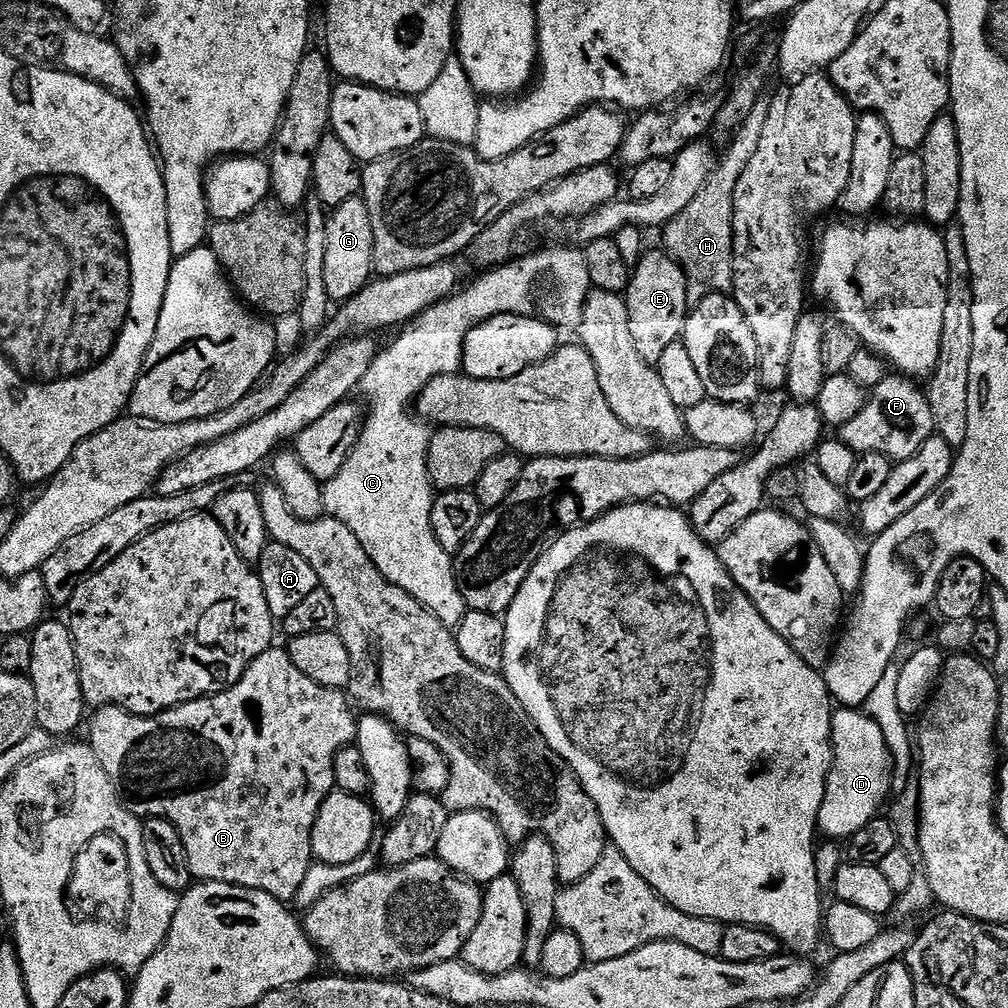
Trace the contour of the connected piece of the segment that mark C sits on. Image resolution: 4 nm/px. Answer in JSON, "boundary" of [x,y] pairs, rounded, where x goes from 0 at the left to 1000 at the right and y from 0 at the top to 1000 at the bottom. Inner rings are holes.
{"boundary":[[[574,245],[540,246],[529,254],[509,257],[476,272],[465,286],[457,285],[451,292],[427,304],[413,316],[406,317],[396,326],[397,334],[382,349],[381,346],[374,348],[355,386],[356,392],[361,392],[360,400],[363,402],[361,425],[339,466],[335,466],[335,470],[321,480],[322,509],[347,522],[347,526],[351,526],[351,534],[359,538],[363,550],[367,550],[371,562],[375,562],[379,570],[391,581],[403,585],[403,589],[430,607],[446,625],[452,624],[458,617],[462,600],[454,585],[449,553],[438,542],[429,525],[431,481],[425,473],[425,443],[430,426],[411,411],[409,404],[416,389],[432,373],[450,373],[457,368],[458,343],[462,339],[462,331],[466,331],[471,321],[499,310],[528,312],[533,309],[532,277],[536,277],[541,286],[534,307],[536,316],[549,323],[574,322],[579,300],[584,290],[588,289],[585,268]]]}

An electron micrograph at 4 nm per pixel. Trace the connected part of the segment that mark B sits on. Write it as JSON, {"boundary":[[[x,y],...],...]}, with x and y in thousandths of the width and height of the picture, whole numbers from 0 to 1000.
{"boundary":[[[271,641],[265,643],[256,653],[250,655],[250,660],[242,667],[242,672],[233,679],[230,683],[226,683],[222,687],[217,687],[215,690],[203,690],[200,694],[189,694],[187,698],[178,698],[176,702],[166,702],[164,706],[158,706],[156,710],[134,710],[120,702],[96,702],[90,707],[89,717],[86,719],[87,730],[85,730],[86,737],[90,738],[93,748],[97,752],[97,756],[101,760],[101,764],[105,764],[105,768],[109,768],[109,776],[114,778],[115,785],[119,787],[120,791],[129,799],[132,806],[140,812],[149,810],[159,810],[162,813],[168,815],[179,824],[181,835],[185,839],[185,851],[187,858],[190,864],[191,870],[198,875],[209,875],[211,877],[238,877],[241,881],[251,881],[252,883],[260,883],[264,887],[268,887],[273,893],[280,893],[283,895],[290,895],[290,892],[298,885],[298,880],[302,877],[302,872],[306,869],[306,864],[312,858],[312,850],[310,847],[310,824],[312,823],[312,815],[315,812],[315,804],[319,800],[319,796],[326,790],[333,782],[331,776],[331,752],[335,748],[335,744],[342,742],[344,738],[350,737],[353,734],[353,720],[355,717],[354,707],[349,707],[350,699],[347,697],[346,691],[340,686],[332,683],[324,683],[315,677],[312,677],[300,669],[300,665],[296,665],[296,661],[292,661],[292,657],[285,649],[281,642]]]}

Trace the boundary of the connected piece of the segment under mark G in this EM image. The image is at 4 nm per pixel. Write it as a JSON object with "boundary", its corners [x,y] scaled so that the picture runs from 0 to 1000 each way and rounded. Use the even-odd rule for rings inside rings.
{"boundary":[[[357,194],[339,200],[339,204],[328,207],[323,224],[323,288],[330,300],[342,300],[359,289],[370,277],[371,224],[367,224],[367,208]]]}

